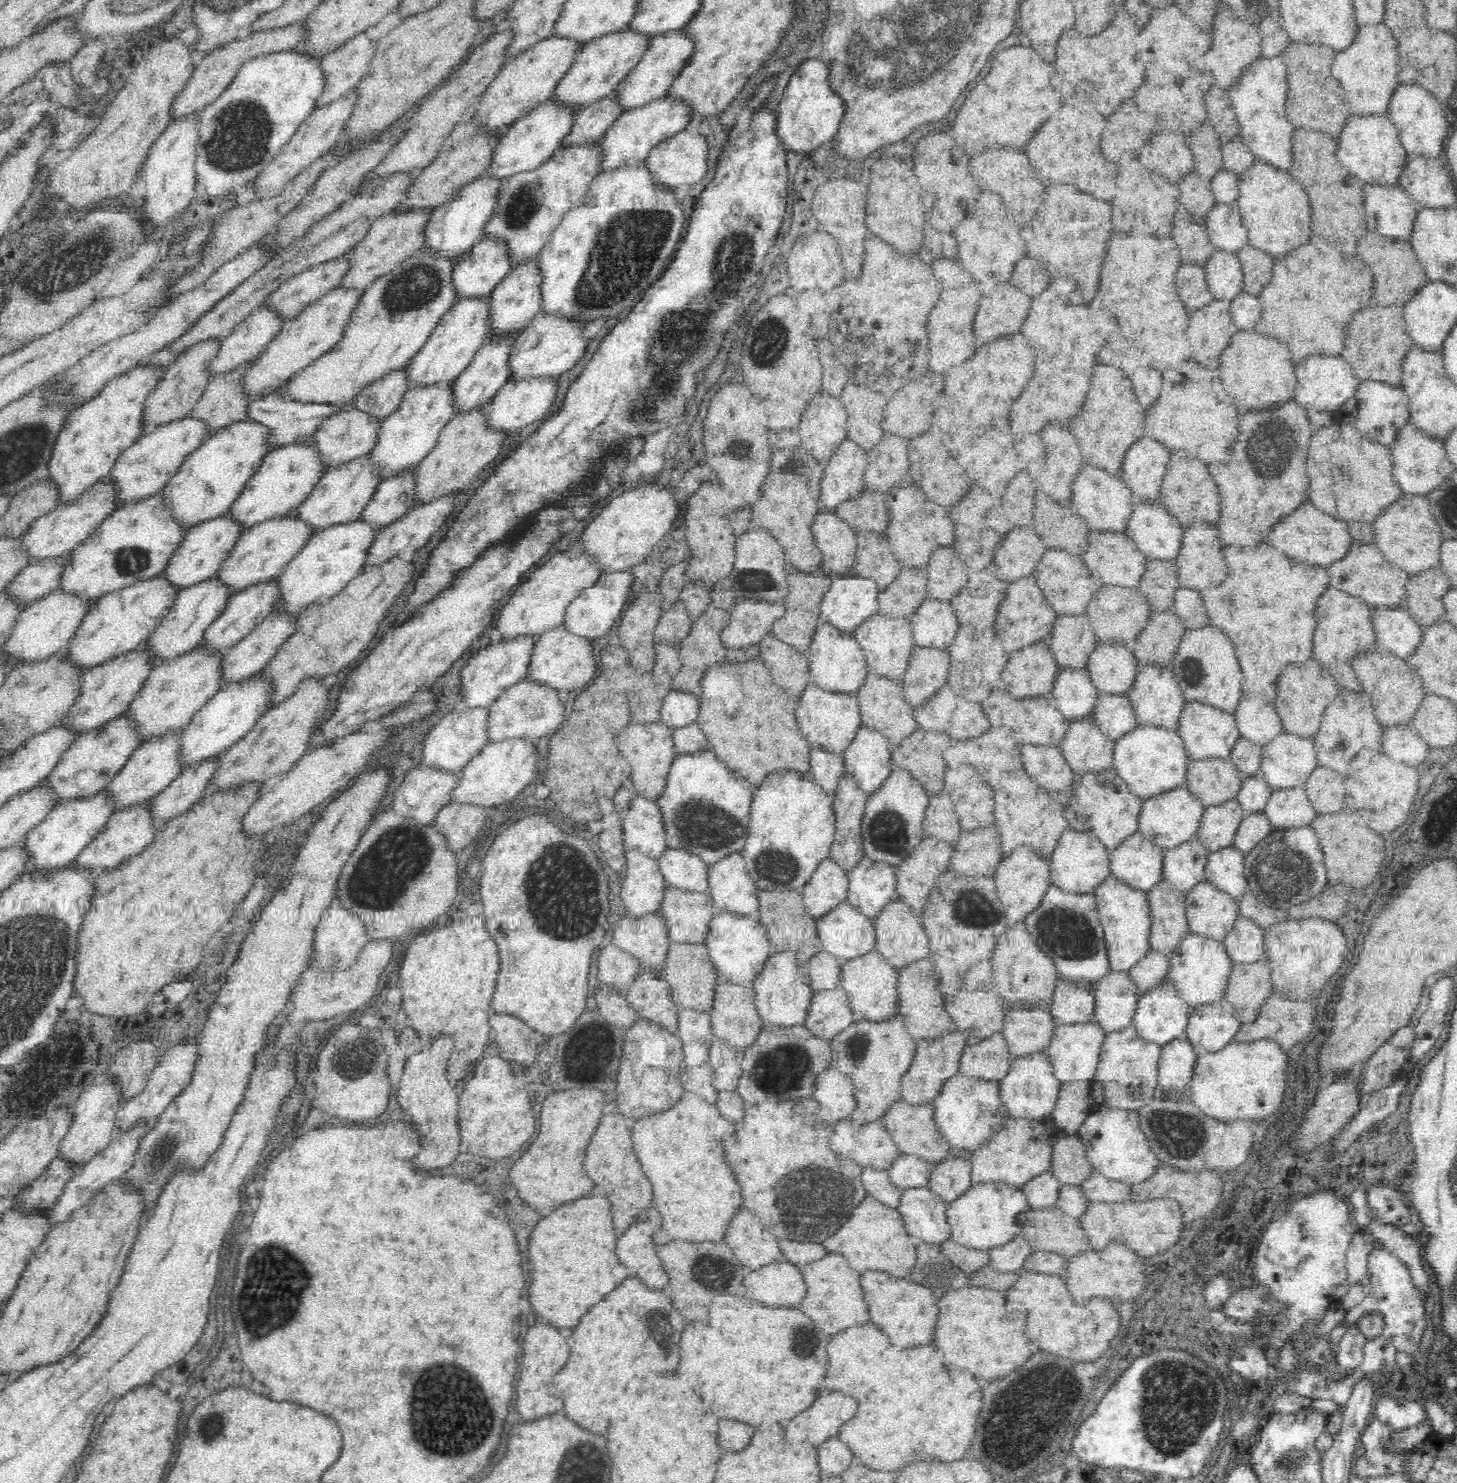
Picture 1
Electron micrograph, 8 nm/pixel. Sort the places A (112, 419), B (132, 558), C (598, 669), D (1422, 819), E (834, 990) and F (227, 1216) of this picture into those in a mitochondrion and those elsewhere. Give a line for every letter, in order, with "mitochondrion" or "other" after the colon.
A: other
B: mitochondrion
C: other
D: other
E: other
F: other

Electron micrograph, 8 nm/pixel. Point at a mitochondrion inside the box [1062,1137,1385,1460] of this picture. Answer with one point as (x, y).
(1186, 1400)

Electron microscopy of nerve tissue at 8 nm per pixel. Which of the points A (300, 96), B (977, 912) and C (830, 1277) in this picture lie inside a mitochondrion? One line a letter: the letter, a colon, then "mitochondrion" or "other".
A: other
B: mitochondrion
C: other

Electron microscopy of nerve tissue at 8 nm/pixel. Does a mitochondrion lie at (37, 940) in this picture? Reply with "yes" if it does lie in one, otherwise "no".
yes

